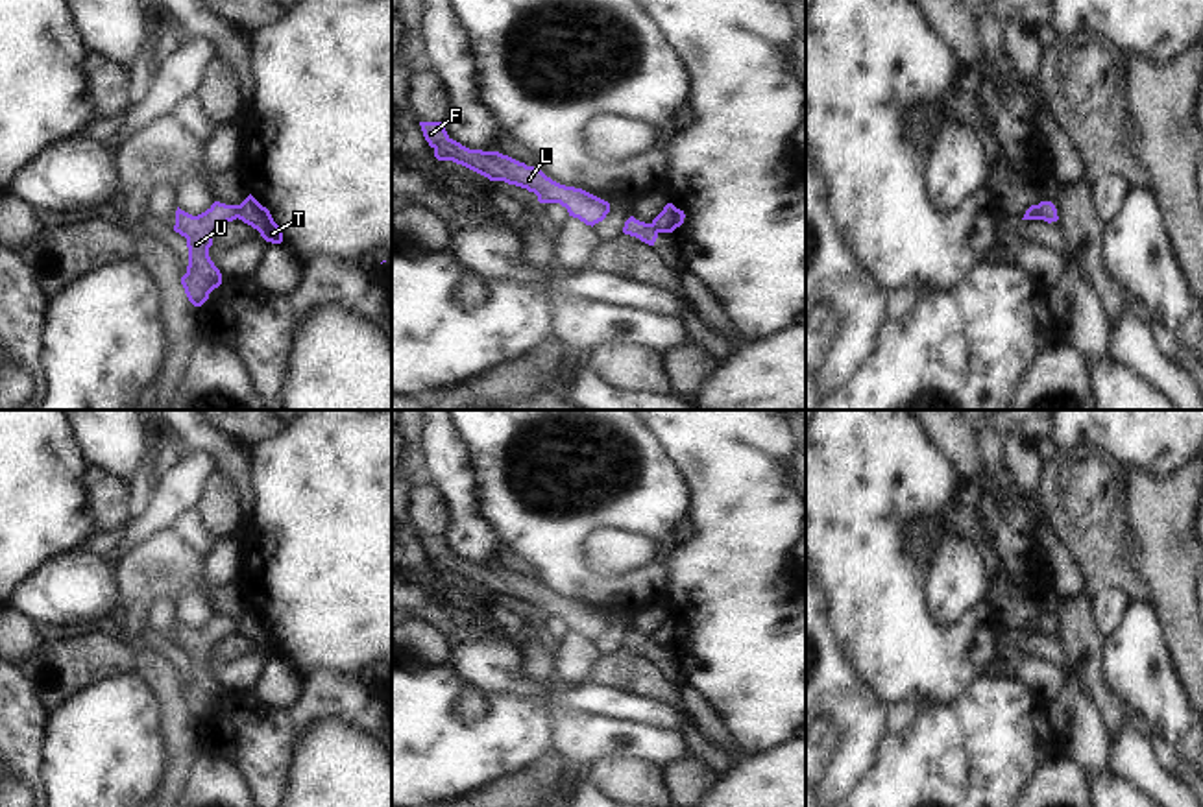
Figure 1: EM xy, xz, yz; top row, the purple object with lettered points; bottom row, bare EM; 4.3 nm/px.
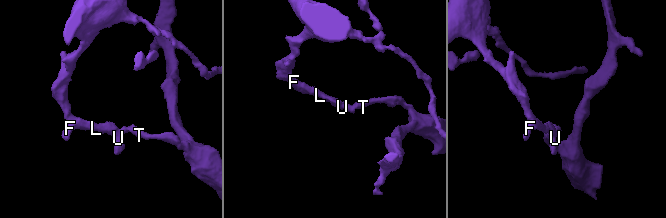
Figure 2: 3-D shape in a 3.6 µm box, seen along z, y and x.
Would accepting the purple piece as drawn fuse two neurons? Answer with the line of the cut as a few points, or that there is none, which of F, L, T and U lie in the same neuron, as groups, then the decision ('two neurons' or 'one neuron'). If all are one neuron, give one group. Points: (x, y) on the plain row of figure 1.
cut in xy along (239, 619), (235, 630); F L U / T; two neurons

